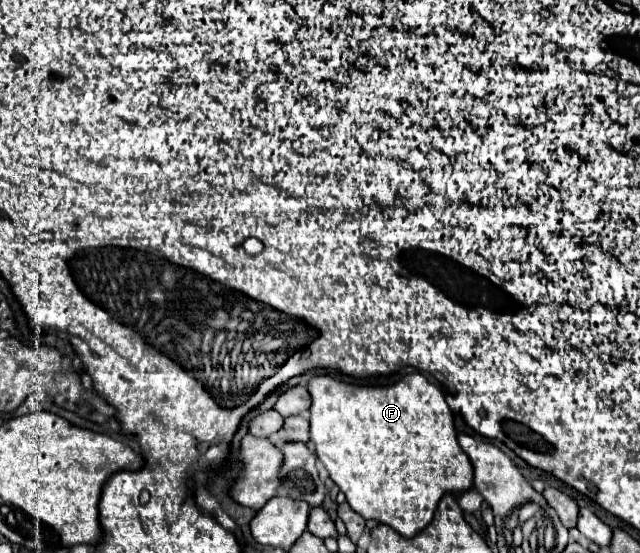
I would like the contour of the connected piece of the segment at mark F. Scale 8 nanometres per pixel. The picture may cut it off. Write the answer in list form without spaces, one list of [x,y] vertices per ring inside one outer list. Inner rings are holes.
[[[422,373],[404,375],[388,387],[342,383],[330,375],[320,375],[308,383],[308,391],[312,395],[310,441],[316,445],[316,455],[328,469],[330,479],[344,491],[350,507],[364,519],[382,521],[402,537],[414,537],[432,521],[444,495],[460,495],[472,489],[474,469],[458,445],[454,417],[444,391],[432,385]]]

